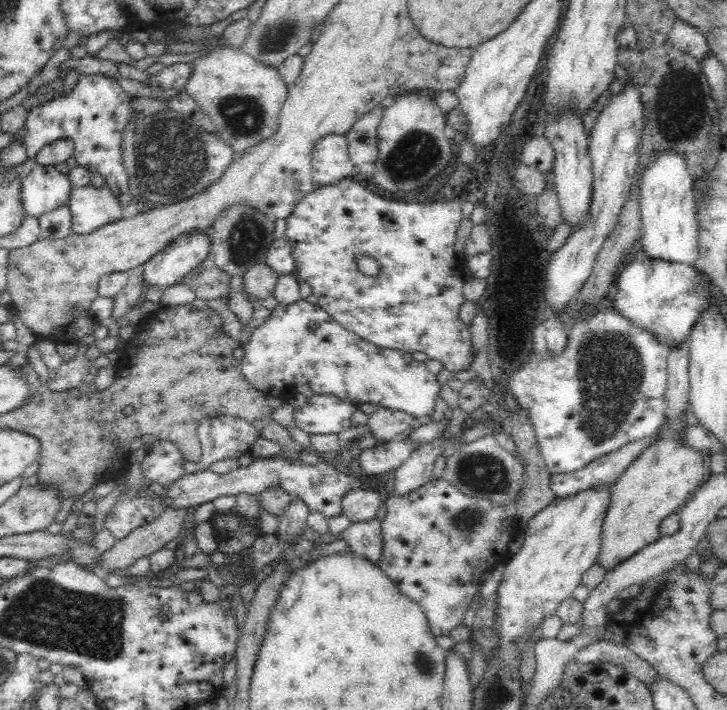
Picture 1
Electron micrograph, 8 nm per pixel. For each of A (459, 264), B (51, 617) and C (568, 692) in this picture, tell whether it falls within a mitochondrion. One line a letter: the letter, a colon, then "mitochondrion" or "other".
A: other
B: mitochondrion
C: other

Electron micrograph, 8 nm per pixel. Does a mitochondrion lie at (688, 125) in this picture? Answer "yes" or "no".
yes

